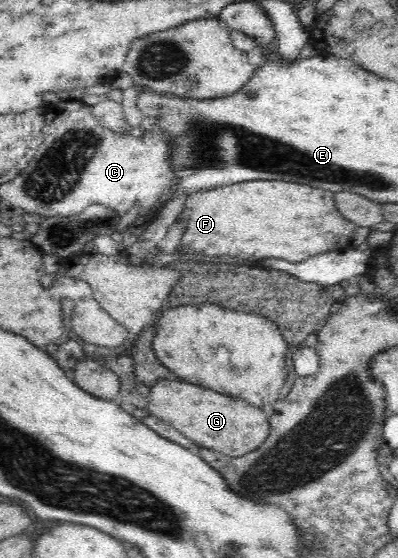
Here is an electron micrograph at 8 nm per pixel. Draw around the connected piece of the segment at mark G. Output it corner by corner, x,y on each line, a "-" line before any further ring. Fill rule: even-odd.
159,379
150,388
147,400
147,409
152,416
171,424
202,448
215,450
223,455
241,457
251,453
263,445
269,435
269,418
261,408
237,397
203,389
199,385

